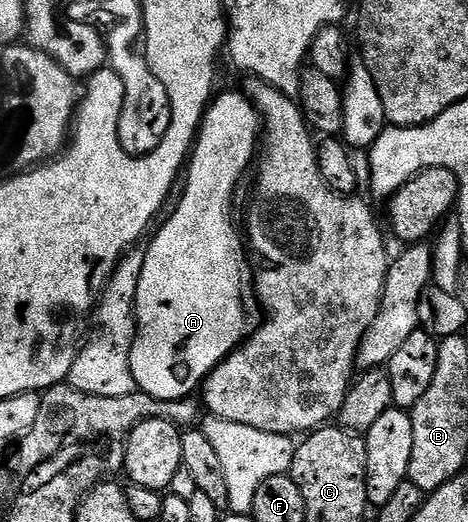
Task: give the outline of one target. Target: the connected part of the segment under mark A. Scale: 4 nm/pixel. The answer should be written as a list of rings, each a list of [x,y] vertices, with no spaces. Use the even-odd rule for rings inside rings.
[[[243,92],[224,93],[215,98],[207,106],[204,119],[200,122],[200,127],[196,135],[196,140],[190,154],[190,162],[186,167],[186,177],[188,182],[184,185],[184,194],[180,197],[180,202],[176,205],[176,210],[168,217],[168,222],[155,230],[156,238],[152,241],[152,246],[147,246],[144,255],[144,266],[142,267],[142,279],[138,279],[138,295],[136,296],[136,338],[132,341],[130,351],[130,371],[136,380],[136,388],[139,392],[149,393],[154,399],[163,401],[173,401],[179,397],[191,397],[203,386],[204,381],[217,369],[220,364],[229,357],[240,345],[243,345],[257,329],[260,328],[262,320],[262,310],[254,288],[254,269],[248,266],[249,254],[246,252],[246,241],[242,236],[242,229],[236,226],[236,217],[232,214],[232,204],[236,201],[236,188],[240,185],[240,180],[244,177],[244,172],[248,168],[253,168],[258,157],[258,142],[262,137],[262,118],[256,112],[255,105],[248,100]]]

